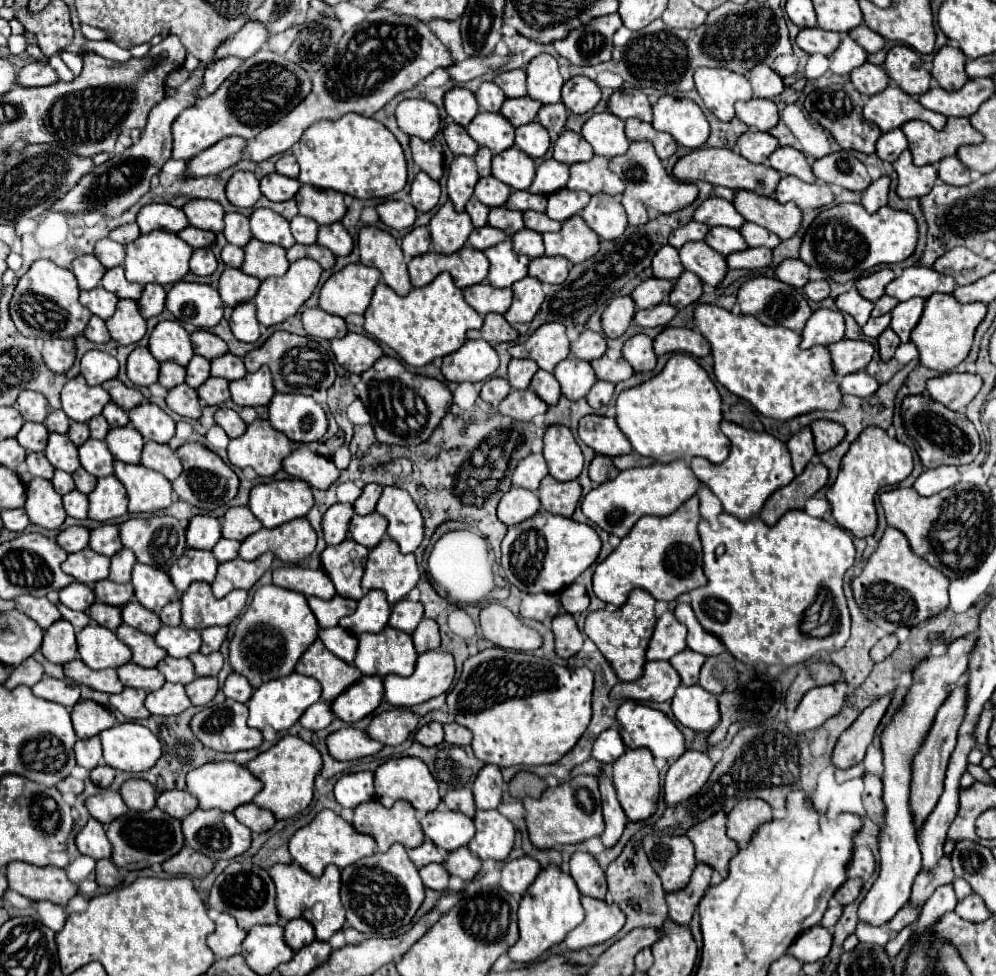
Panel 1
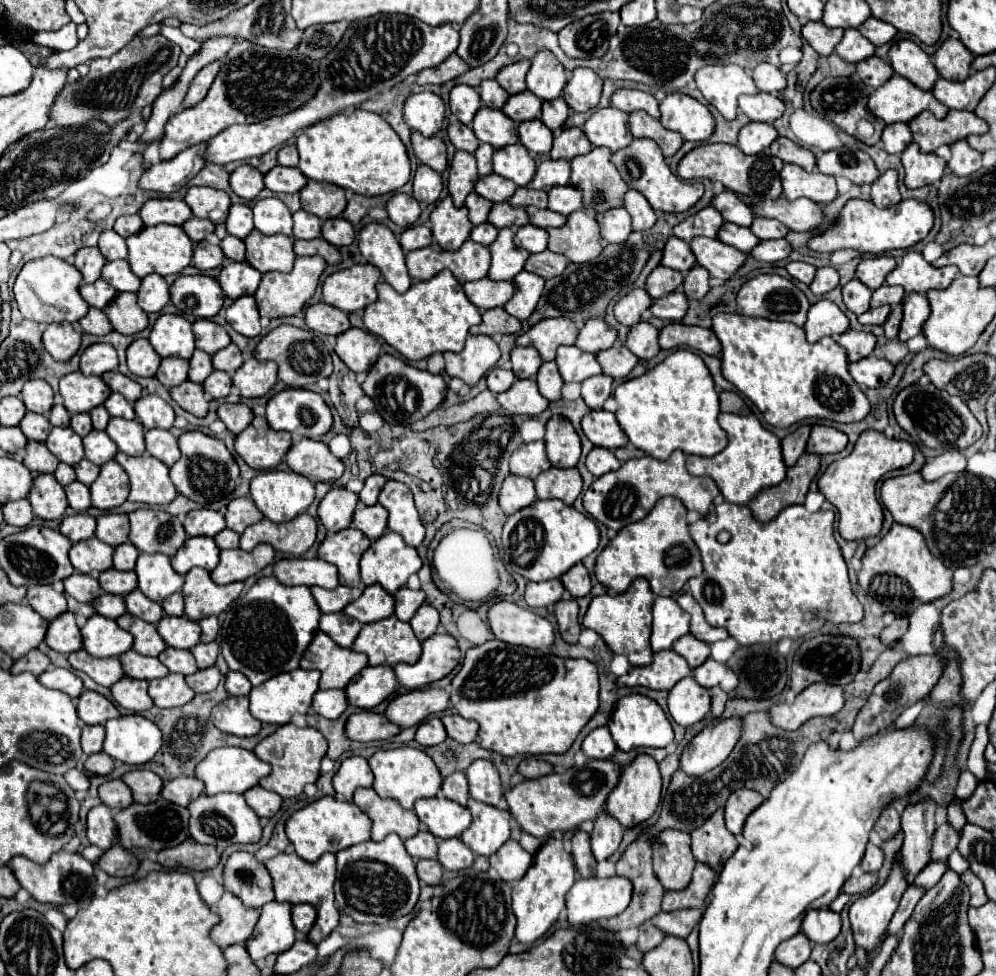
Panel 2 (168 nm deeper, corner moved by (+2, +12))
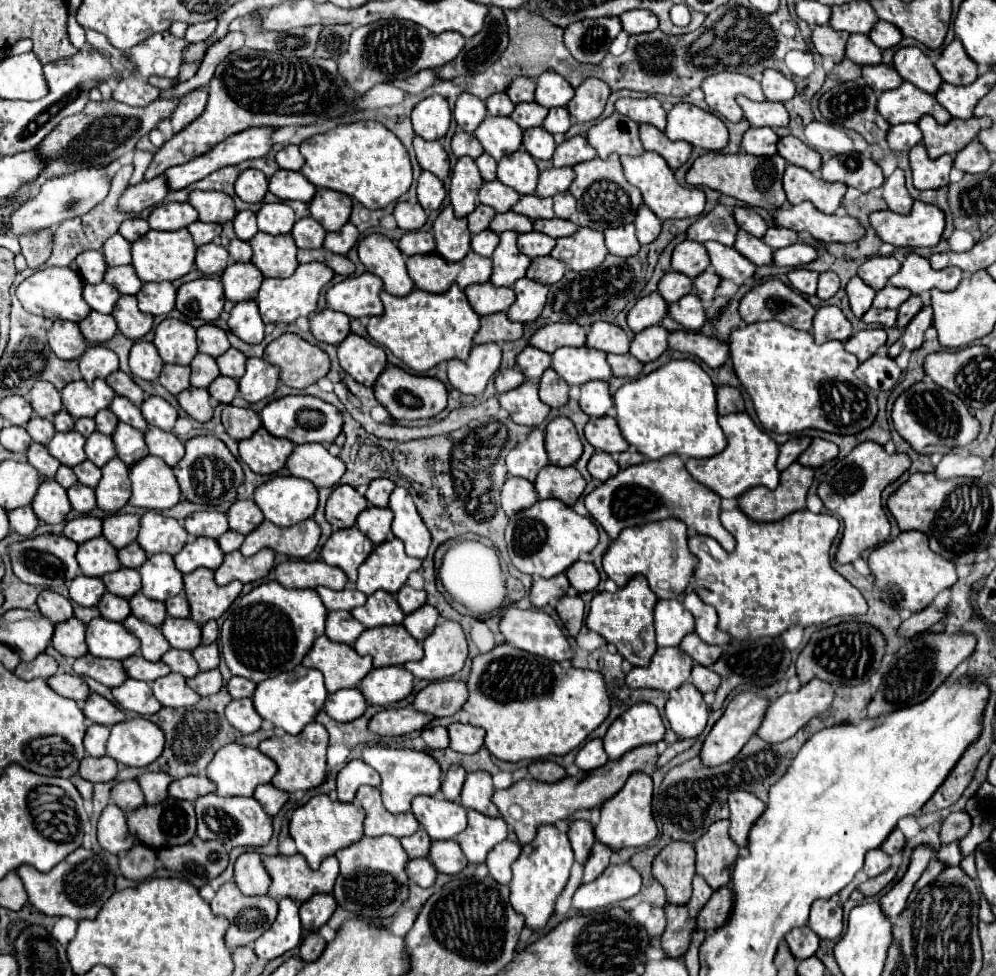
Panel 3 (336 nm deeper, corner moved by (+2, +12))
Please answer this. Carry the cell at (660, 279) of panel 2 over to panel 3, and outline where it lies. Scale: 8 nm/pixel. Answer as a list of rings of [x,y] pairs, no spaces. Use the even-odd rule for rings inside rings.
[[[668,272],[668,274],[660,280],[658,292],[662,294],[664,300],[668,300],[668,302],[672,304],[672,302],[680,300],[682,296],[690,294],[692,288],[694,288],[694,282],[692,282],[688,276],[684,276],[684,274],[680,274],[680,272]]]

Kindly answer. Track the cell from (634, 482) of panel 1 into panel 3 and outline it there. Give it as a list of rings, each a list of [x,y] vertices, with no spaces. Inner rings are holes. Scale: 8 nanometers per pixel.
[[[664,456],[662,460],[648,460],[638,466],[620,470],[618,476],[600,484],[586,496],[586,510],[614,540],[626,526],[640,526],[666,518],[680,518],[698,534],[712,536],[728,552],[734,550],[736,540],[720,524],[720,496],[696,482],[680,456]]]

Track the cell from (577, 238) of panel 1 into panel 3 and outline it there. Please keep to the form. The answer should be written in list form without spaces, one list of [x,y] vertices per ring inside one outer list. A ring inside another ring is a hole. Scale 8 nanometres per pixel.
[[[578,228],[574,238],[558,238],[552,250],[552,258],[564,262],[574,272],[594,270],[604,262],[606,254],[604,234],[588,228]]]

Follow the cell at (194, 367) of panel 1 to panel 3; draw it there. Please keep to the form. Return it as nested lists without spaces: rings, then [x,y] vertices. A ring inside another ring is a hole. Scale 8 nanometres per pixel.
[[[198,354],[192,360],[190,368],[192,368],[190,384],[196,386],[196,388],[208,388],[220,376],[216,360],[212,356],[206,356],[206,354]]]

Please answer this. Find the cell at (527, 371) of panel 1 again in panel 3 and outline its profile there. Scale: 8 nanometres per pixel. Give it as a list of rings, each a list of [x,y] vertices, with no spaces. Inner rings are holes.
[[[526,346],[518,358],[516,358],[516,364],[520,368],[520,372],[526,376],[526,378],[540,378],[544,374],[544,370],[550,366],[552,362],[552,356],[538,350],[538,348],[532,348],[532,346]]]

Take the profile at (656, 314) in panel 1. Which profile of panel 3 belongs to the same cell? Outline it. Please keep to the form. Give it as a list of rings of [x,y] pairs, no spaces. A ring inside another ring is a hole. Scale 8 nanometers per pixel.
[[[686,294],[678,302],[670,304],[670,318],[680,322],[688,330],[700,330],[706,324],[704,302],[696,294]]]

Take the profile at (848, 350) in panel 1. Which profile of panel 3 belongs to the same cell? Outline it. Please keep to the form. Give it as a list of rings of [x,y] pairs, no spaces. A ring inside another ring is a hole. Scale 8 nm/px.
[[[872,328],[852,334],[852,338],[844,344],[850,354],[854,354],[860,362],[868,360],[876,350],[880,350],[886,344],[886,330],[884,328]]]

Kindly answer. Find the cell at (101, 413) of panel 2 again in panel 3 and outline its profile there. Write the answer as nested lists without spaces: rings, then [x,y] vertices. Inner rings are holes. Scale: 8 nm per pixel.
[[[100,410],[100,414],[96,414],[96,430],[102,432],[102,434],[108,434],[112,436],[114,430],[116,430],[116,424],[118,424],[118,418],[110,412],[110,410]]]

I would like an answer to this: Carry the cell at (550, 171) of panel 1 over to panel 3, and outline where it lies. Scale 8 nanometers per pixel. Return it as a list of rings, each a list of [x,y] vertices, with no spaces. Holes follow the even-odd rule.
[[[550,168],[540,174],[536,196],[548,198],[556,196],[560,192],[566,192],[574,180],[574,170],[572,168]]]

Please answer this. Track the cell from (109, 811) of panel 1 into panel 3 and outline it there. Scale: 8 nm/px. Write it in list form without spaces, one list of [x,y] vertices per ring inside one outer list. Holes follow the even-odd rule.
[[[124,780],[118,782],[112,788],[112,800],[116,802],[116,806],[120,806],[124,812],[132,812],[140,806],[144,806],[144,794],[142,788],[136,780]]]

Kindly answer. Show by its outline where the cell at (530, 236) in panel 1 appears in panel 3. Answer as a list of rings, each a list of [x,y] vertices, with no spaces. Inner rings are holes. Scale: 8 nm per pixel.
[[[536,230],[518,236],[518,248],[520,248],[520,252],[526,254],[526,256],[530,256],[530,258],[548,256],[554,246],[556,246],[554,238],[548,238],[546,234],[540,234]]]

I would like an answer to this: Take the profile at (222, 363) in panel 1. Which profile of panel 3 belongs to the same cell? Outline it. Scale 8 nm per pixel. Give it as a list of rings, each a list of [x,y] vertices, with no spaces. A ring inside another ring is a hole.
[[[230,348],[226,354],[222,354],[218,360],[218,366],[220,366],[220,374],[222,376],[230,376],[230,378],[242,378],[244,376],[244,364],[246,364],[246,356],[236,350],[236,348]]]

